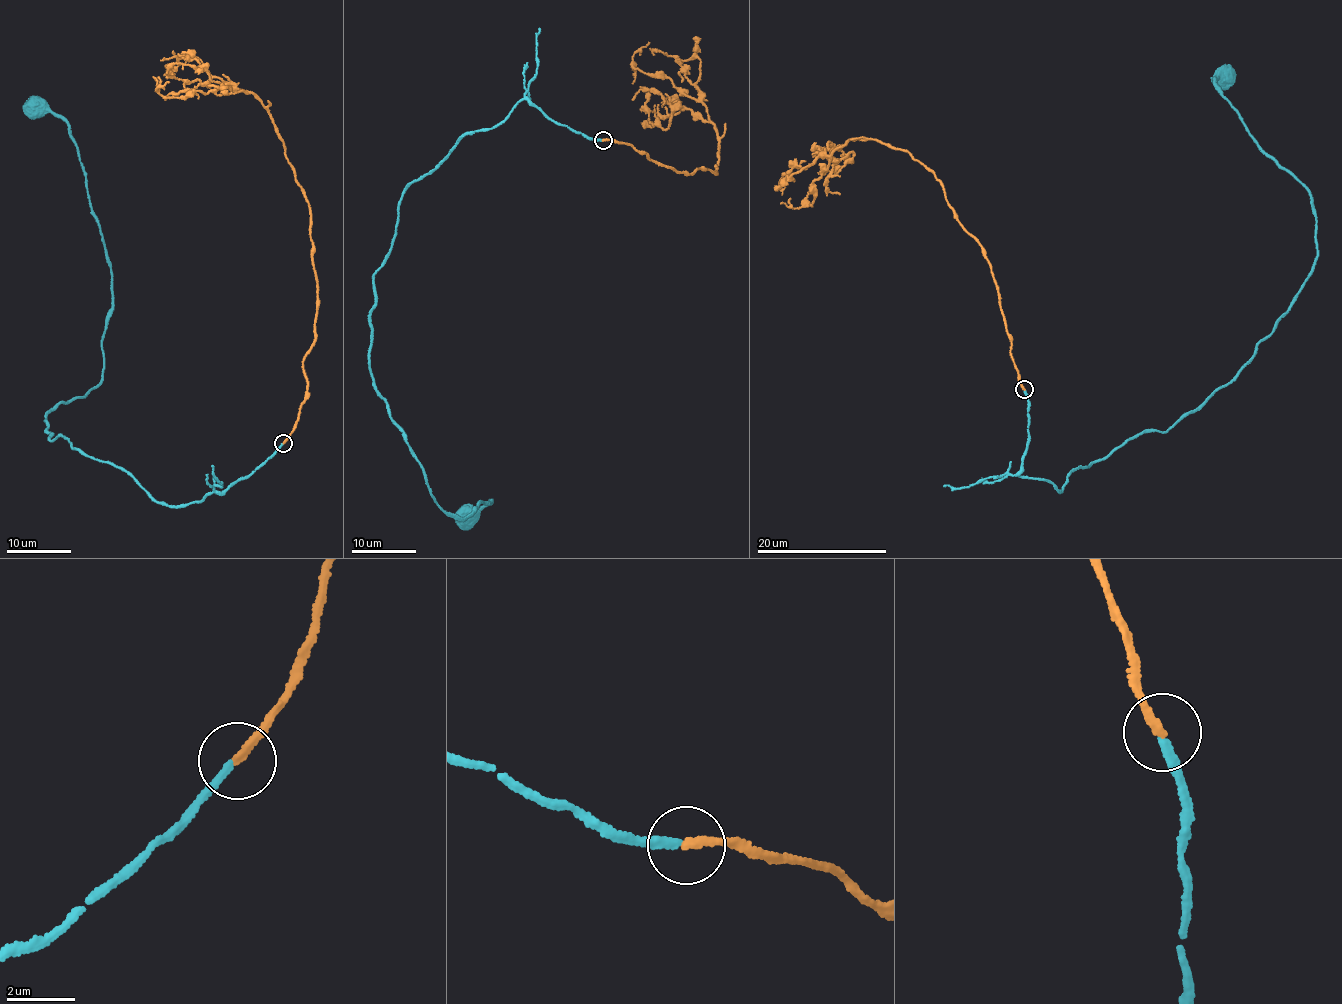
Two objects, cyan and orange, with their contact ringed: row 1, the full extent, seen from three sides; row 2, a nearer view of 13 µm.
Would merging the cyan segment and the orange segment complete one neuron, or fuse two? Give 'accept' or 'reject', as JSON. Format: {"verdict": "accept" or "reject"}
{"verdict": "accept"}

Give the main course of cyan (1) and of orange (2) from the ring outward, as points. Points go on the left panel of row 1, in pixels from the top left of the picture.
1: (282, 444), (219, 492), (163, 505), (49, 440), (51, 408), (101, 377), (112, 297), (70, 127), (38, 109)
2: (284, 442), (305, 396), (317, 310), (305, 192), (254, 95), (172, 98), (156, 88), (169, 81)

